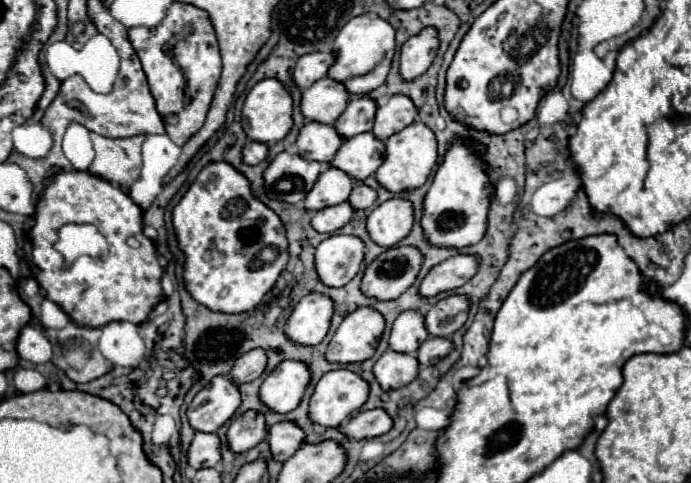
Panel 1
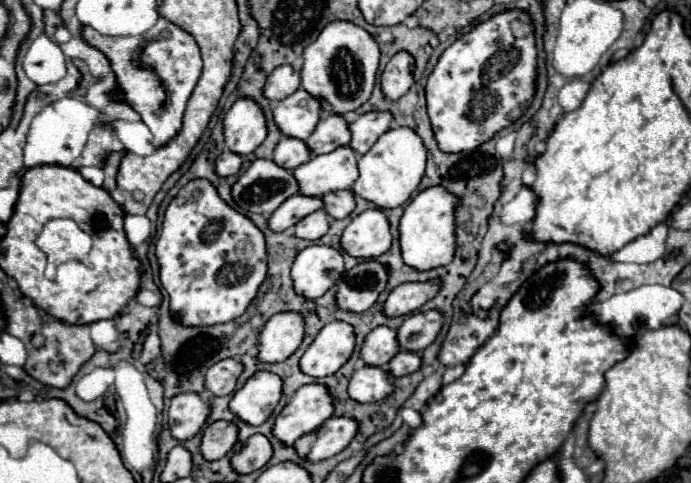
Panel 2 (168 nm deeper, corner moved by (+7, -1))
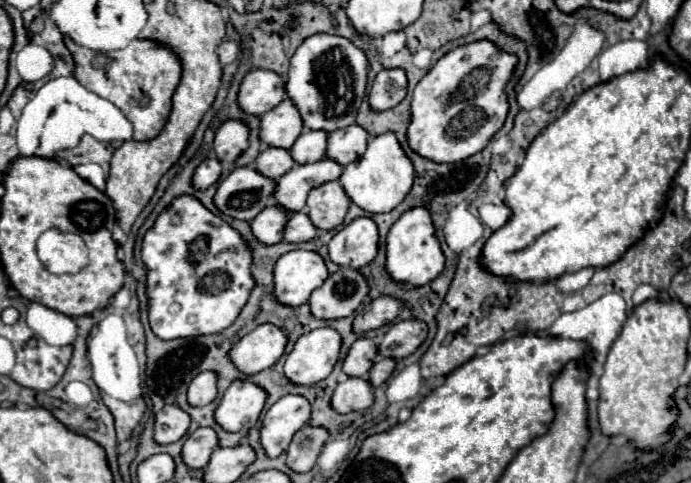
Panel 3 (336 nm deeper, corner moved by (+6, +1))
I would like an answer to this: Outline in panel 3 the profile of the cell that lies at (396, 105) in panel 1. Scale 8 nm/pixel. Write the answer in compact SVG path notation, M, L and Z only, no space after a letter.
M353 124L343 132L331 132L331 136L327 136L325 158L337 162L339 166L347 166L359 160L365 148L367 148L367 132L363 132L363 128Z

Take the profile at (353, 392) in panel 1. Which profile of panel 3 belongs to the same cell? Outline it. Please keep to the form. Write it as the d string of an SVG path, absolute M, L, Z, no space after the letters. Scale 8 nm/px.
M283 396L265 414L259 430L259 442L267 458L277 458L287 450L291 436L307 424L311 406L303 396Z

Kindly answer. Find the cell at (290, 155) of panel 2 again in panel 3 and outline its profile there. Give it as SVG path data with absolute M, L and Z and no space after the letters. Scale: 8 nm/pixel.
M265 148L257 156L257 162L255 162L255 170L271 180L281 178L293 166L295 166L295 162L291 160L289 150L283 150L283 148Z

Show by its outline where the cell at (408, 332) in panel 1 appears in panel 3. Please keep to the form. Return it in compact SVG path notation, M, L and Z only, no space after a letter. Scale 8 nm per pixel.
M357 338L355 344L351 346L349 354L345 356L343 360L343 372L351 378L367 378L367 372L371 368L371 364L375 362L377 358L377 352L375 352L375 344L373 340L367 340L367 338Z

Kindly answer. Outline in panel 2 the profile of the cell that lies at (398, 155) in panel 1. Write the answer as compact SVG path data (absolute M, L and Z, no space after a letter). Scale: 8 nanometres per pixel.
M392 128L384 132L378 142L358 160L360 176L356 178L352 190L364 200L374 202L378 208L396 208L404 204L412 192L418 188L426 168L426 146L422 138L410 128Z

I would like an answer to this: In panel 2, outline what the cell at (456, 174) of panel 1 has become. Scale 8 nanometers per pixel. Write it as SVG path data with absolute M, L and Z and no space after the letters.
M430 186L418 192L406 206L400 220L400 248L402 258L416 270L430 270L452 262L456 252L456 210L462 200L444 186Z

